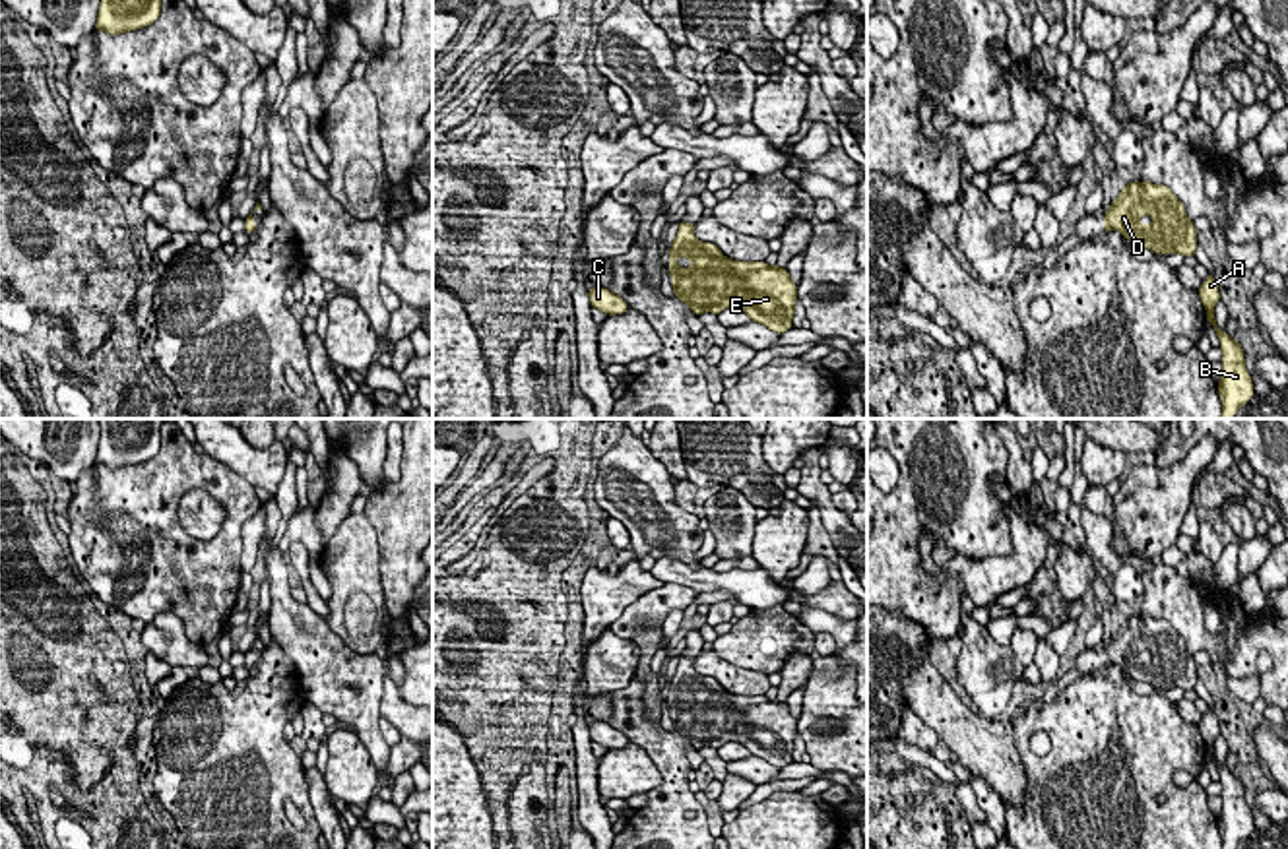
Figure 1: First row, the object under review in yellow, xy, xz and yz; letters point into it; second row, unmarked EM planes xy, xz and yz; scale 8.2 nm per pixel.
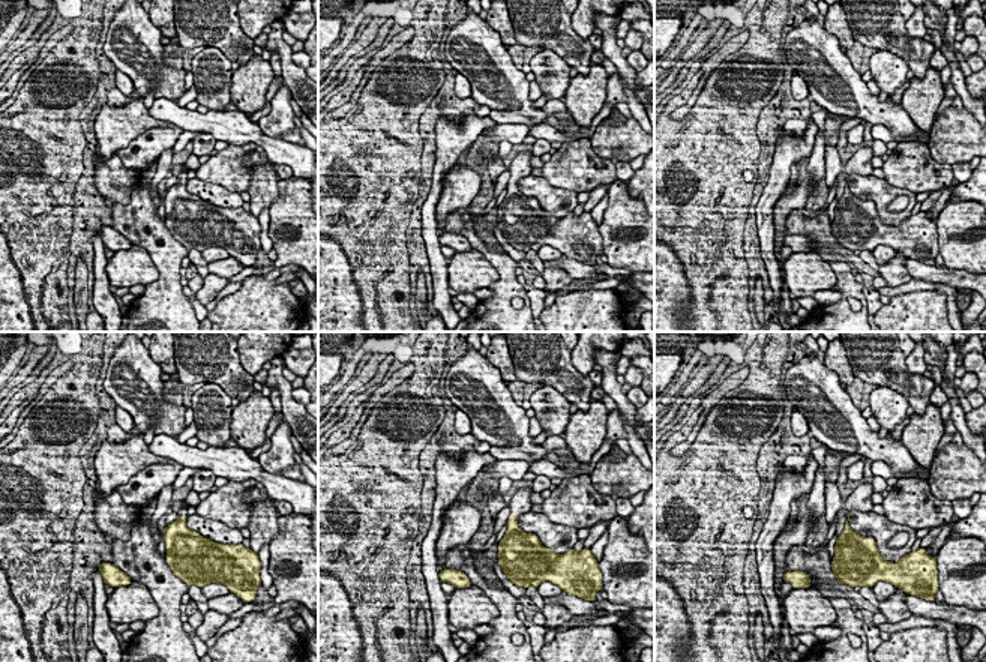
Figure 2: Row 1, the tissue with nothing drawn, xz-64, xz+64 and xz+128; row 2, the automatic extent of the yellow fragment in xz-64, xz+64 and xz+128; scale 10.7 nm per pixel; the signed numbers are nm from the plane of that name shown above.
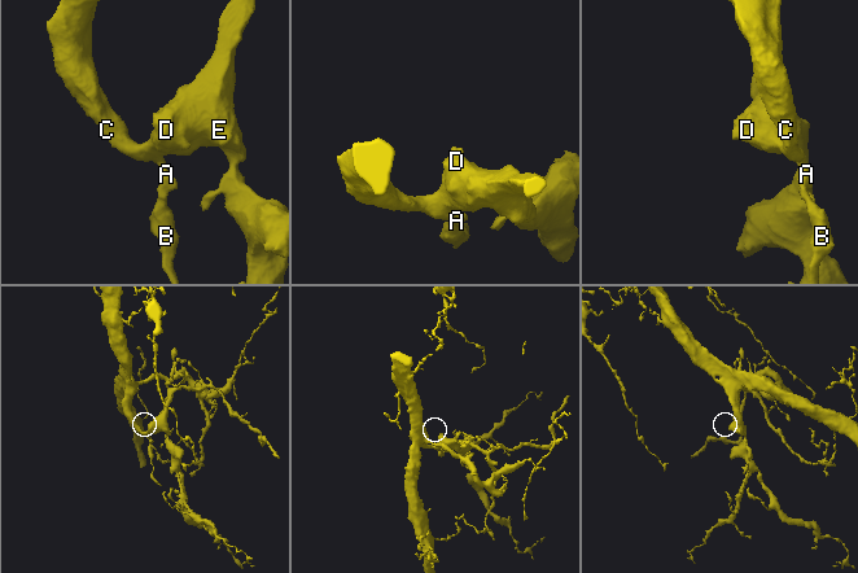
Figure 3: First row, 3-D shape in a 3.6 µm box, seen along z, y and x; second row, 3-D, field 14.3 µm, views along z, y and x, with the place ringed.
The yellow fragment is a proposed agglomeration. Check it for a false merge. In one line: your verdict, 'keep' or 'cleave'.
keep

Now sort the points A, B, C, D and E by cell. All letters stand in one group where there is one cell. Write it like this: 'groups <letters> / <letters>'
groups A B C D E

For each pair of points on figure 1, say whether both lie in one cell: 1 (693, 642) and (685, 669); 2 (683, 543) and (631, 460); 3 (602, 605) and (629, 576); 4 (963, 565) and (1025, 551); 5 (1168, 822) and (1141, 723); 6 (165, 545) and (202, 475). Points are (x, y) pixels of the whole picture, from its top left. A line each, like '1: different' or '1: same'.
1: same
2: same
3: same
4: same
5: same
6: same

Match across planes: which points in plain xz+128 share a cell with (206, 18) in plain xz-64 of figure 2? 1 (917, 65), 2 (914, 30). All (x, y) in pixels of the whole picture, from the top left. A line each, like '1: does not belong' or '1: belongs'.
1: belongs
2: does not belong

